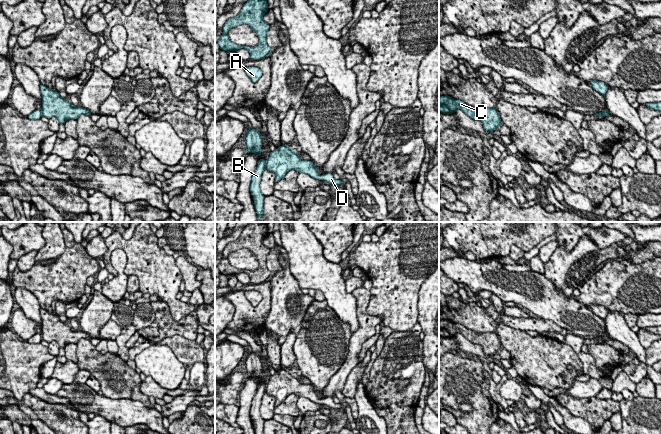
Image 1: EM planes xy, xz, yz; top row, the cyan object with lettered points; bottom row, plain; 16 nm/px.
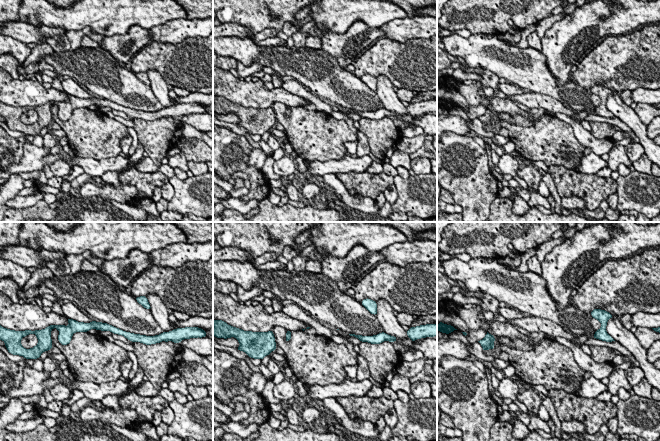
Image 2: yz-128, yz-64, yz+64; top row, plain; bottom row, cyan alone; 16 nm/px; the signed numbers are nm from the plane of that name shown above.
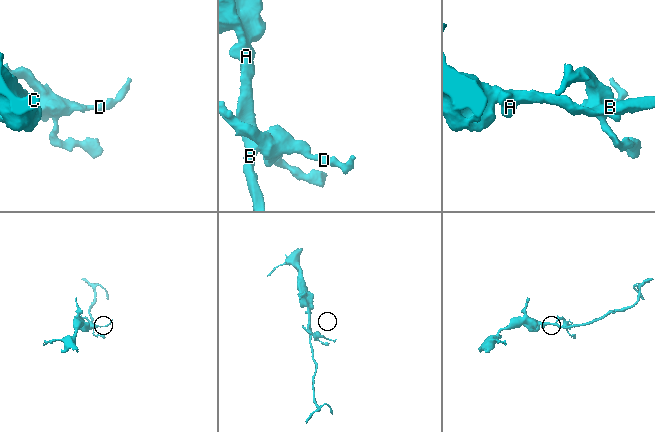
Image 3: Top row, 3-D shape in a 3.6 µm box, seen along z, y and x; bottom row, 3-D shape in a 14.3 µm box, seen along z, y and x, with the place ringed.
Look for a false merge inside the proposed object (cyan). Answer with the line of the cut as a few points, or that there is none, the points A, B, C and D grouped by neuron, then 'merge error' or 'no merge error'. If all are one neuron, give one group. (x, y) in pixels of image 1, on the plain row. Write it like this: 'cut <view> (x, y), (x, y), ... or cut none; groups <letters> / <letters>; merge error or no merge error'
cut xz (266, 386), (265, 391); groups A B C / D; merge error

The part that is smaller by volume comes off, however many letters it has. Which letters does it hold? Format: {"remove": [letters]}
{"remove": ["D"]}

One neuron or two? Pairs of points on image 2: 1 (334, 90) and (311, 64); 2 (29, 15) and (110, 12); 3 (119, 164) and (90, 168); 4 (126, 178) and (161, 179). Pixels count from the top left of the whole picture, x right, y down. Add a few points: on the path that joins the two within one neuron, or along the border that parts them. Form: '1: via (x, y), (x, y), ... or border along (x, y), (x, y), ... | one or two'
1: via (331, 84), (317, 70) | one
2: via (49, 15), (81, 15), (90, 12) | one
3: via (112, 164), (97, 167) | one
4: via (135, 178), (152, 179) | one

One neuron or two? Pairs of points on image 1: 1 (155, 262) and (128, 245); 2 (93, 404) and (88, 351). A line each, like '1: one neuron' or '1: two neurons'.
1: one neuron
2: two neurons

